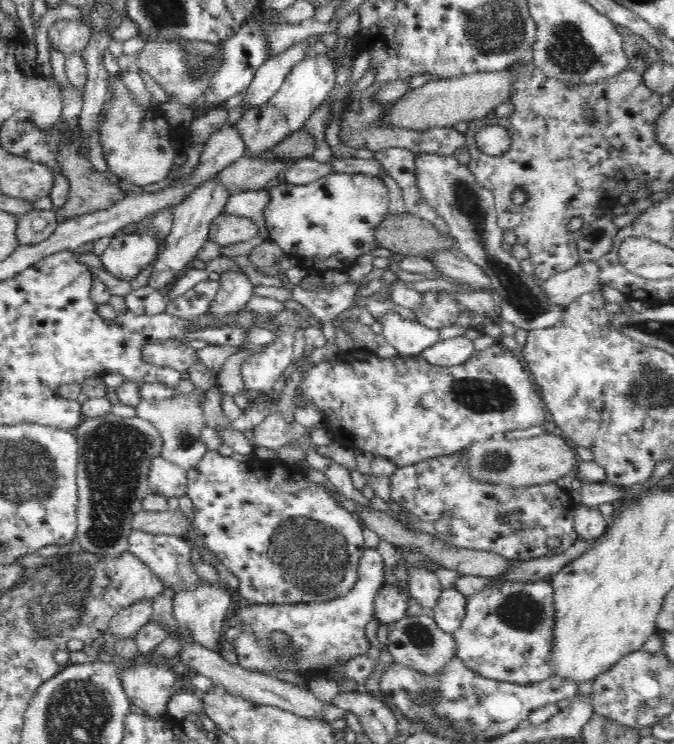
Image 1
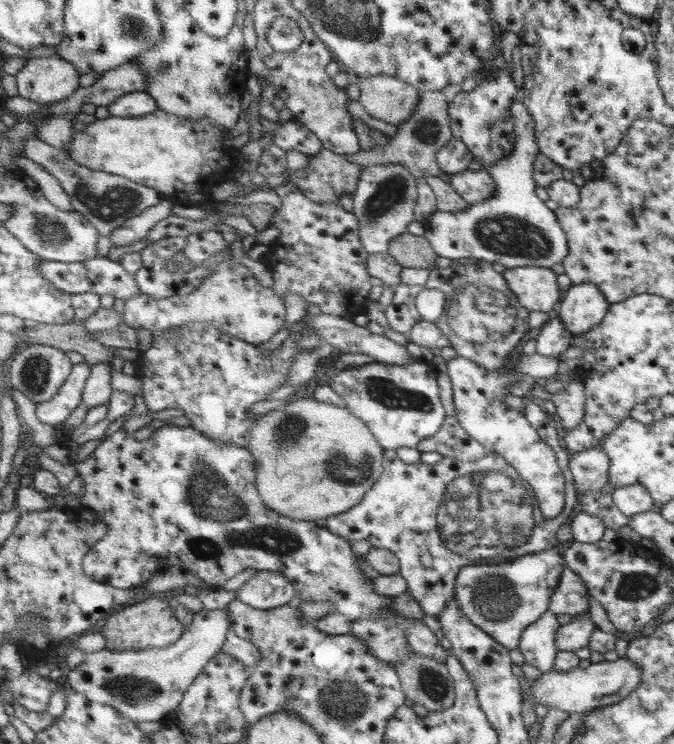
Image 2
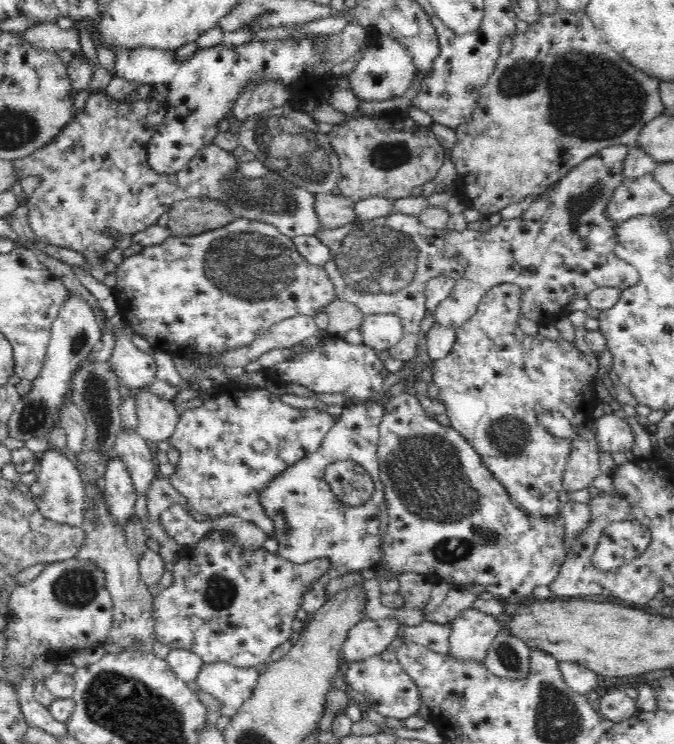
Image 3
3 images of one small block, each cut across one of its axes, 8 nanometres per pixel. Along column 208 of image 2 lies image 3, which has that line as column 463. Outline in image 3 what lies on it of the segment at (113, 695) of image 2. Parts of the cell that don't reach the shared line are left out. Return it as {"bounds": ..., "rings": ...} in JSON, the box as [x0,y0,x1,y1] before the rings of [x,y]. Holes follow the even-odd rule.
{"bounds":[448,608,500,664],"rings":[[[474,608],[462,610],[452,622],[448,654],[461,664],[483,664],[493,640],[498,636],[500,621]]]}

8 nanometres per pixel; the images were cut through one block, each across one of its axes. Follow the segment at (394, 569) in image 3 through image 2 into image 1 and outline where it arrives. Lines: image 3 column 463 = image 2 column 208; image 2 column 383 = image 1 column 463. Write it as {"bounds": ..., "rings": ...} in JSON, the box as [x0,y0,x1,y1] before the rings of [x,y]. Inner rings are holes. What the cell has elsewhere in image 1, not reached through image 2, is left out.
{"bounds":[435,584,467,634],"rings":[[[453,584],[441,590],[435,606],[435,622],[448,634],[453,634],[464,621],[467,596],[462,594]]]}

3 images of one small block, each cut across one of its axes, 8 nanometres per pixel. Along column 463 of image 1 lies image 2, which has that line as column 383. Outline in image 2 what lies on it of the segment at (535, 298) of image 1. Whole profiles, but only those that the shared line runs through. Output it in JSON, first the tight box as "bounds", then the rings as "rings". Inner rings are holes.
{"bounds":[352,163,417,253],"rings":[[[401,163],[378,164],[364,167],[353,194],[352,211],[360,219],[360,237],[368,253],[389,252],[389,243],[407,233],[409,223],[415,221],[417,206],[417,177]]]}

